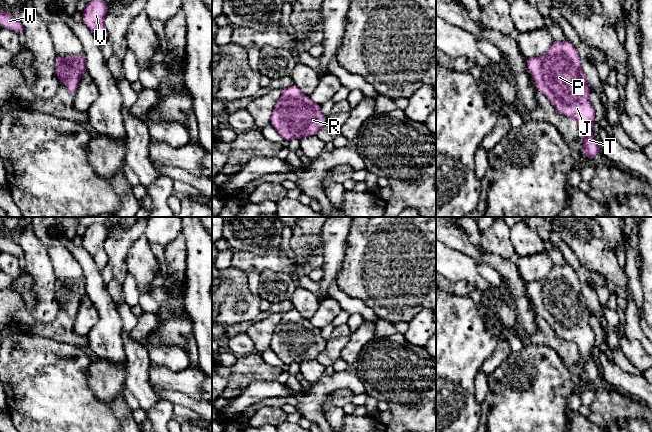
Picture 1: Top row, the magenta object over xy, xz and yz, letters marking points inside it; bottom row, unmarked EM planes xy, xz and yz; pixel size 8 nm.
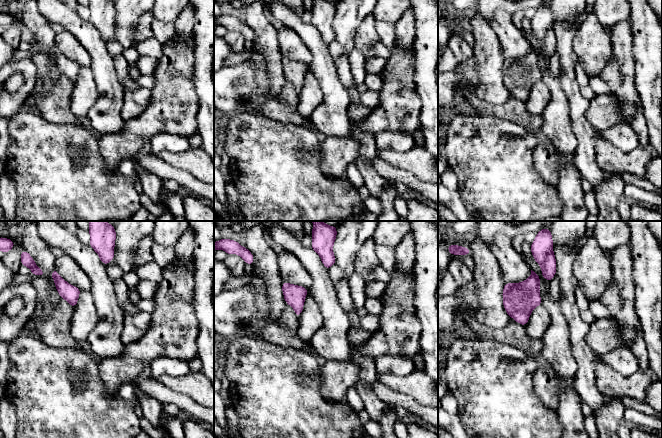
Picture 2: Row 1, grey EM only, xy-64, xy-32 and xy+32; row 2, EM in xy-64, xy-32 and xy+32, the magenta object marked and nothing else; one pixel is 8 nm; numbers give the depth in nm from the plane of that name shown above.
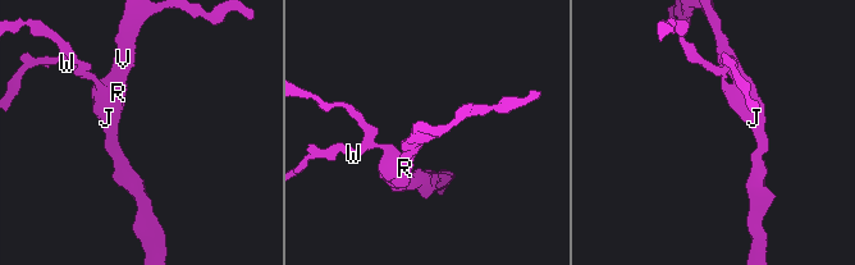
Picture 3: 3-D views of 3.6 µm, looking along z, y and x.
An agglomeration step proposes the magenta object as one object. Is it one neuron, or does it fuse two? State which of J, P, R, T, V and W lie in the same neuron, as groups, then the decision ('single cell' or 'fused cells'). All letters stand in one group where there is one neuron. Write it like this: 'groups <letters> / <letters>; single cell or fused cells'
groups J P R T V W; single cell

